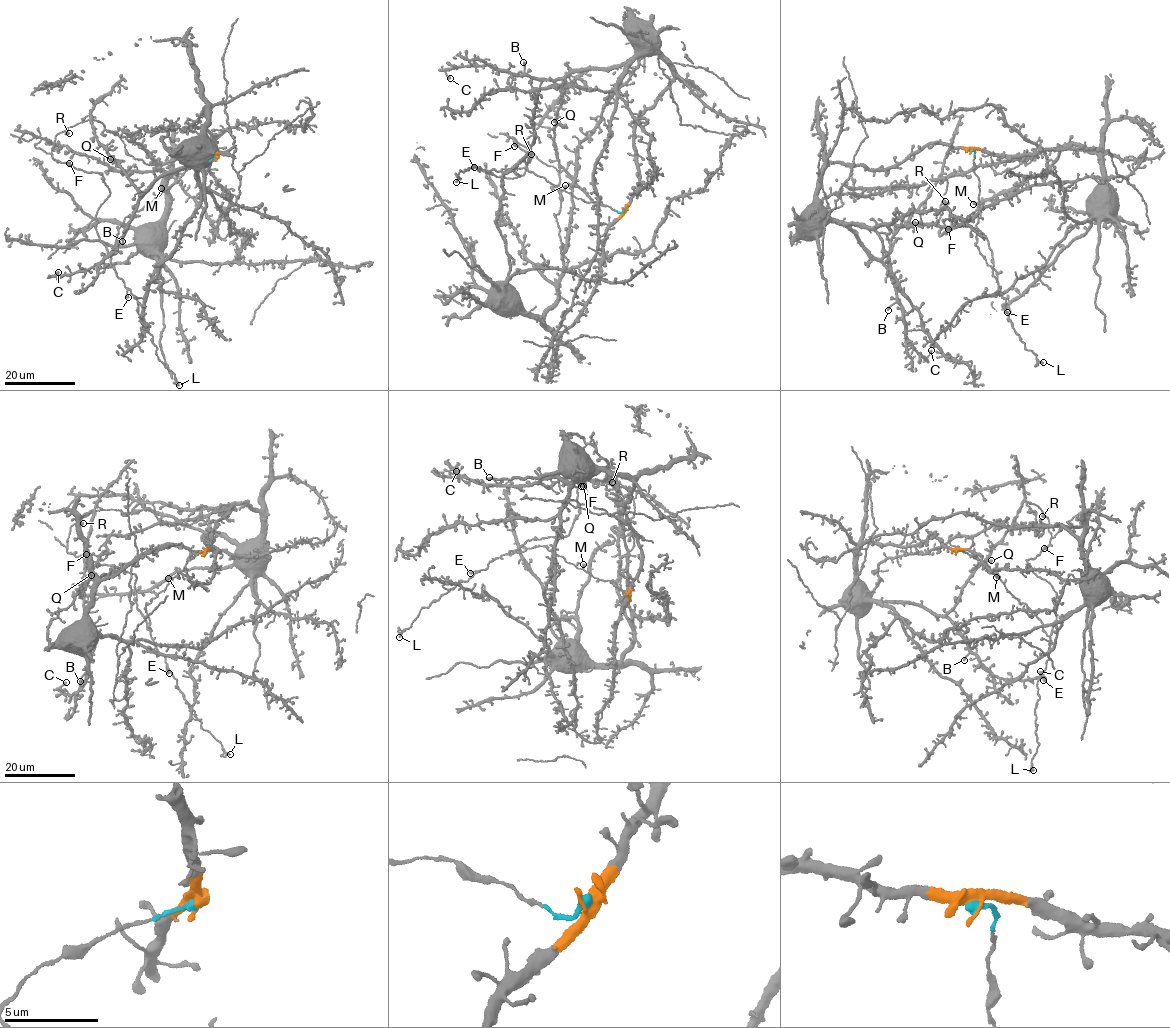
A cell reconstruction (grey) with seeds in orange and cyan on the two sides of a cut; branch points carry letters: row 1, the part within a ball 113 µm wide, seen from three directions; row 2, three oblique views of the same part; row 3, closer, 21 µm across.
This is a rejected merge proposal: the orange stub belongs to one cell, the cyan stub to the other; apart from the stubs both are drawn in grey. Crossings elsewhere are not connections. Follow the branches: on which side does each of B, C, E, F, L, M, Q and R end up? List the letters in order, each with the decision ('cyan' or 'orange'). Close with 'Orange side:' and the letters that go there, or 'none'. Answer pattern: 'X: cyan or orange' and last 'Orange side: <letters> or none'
B: orange
C: orange
E: cyan
F: cyan
L: cyan
M: cyan
Q: orange
R: cyan
Orange side: B, C, Q

